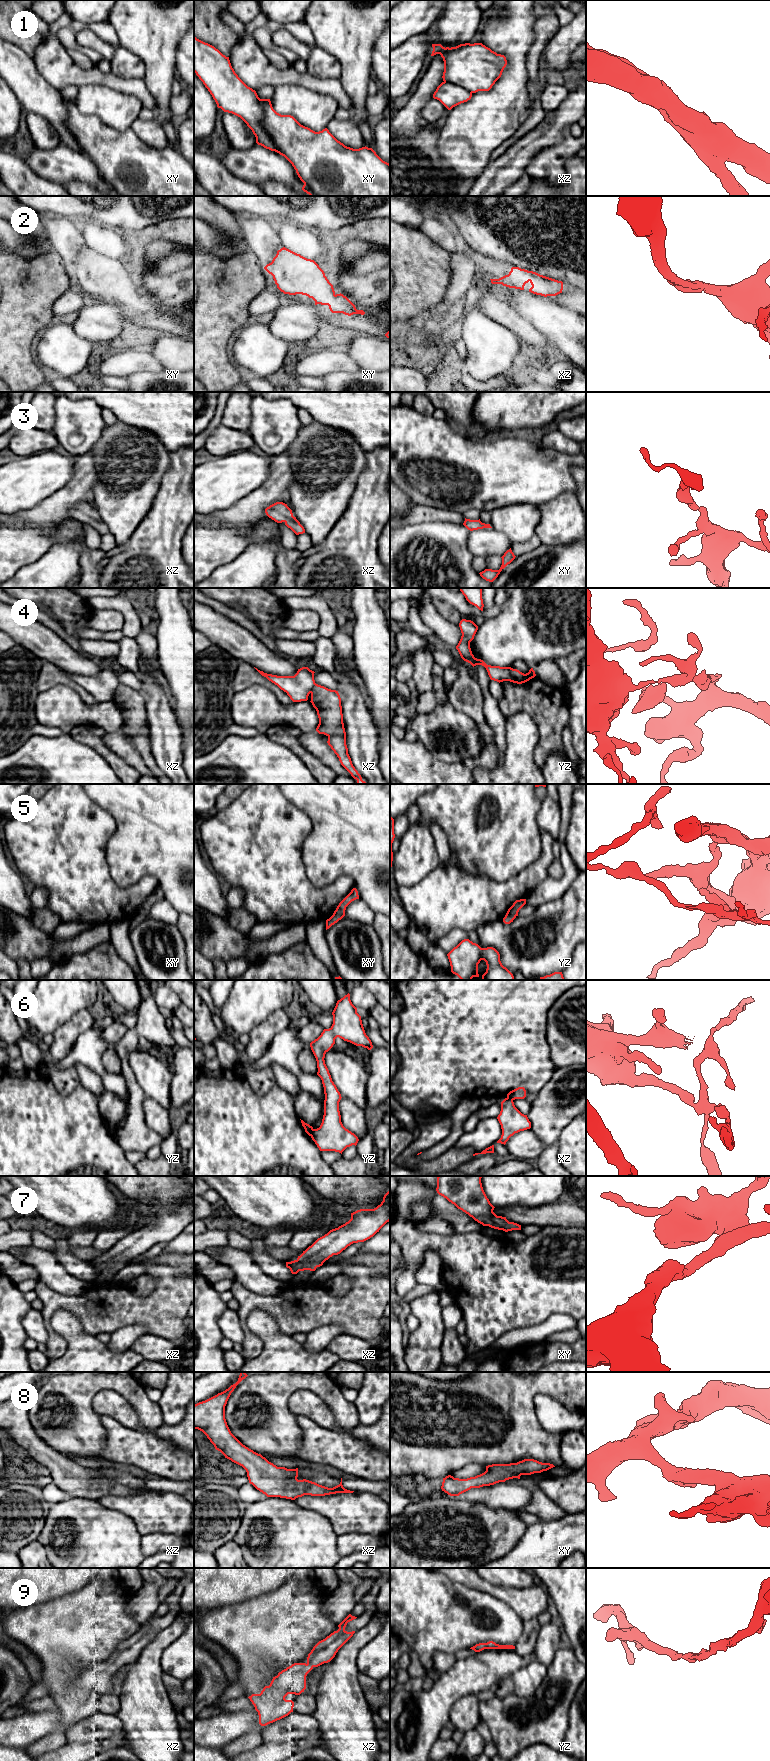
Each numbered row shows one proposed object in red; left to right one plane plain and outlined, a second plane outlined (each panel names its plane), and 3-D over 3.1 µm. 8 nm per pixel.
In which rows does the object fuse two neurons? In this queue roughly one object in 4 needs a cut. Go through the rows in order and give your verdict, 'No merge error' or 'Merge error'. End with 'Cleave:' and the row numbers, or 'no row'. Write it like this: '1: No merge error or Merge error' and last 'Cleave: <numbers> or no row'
1: No merge error
2: No merge error
3: No merge error
4: Merge error
5: No merge error
6: Merge error
7: No merge error
8: No merge error
9: No merge error
Cleave: 4, 6

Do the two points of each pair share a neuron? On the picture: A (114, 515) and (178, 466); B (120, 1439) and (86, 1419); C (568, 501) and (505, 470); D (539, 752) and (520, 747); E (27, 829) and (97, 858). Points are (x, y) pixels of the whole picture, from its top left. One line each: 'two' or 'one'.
A: two
B: two
C: two
D: two
E: one

